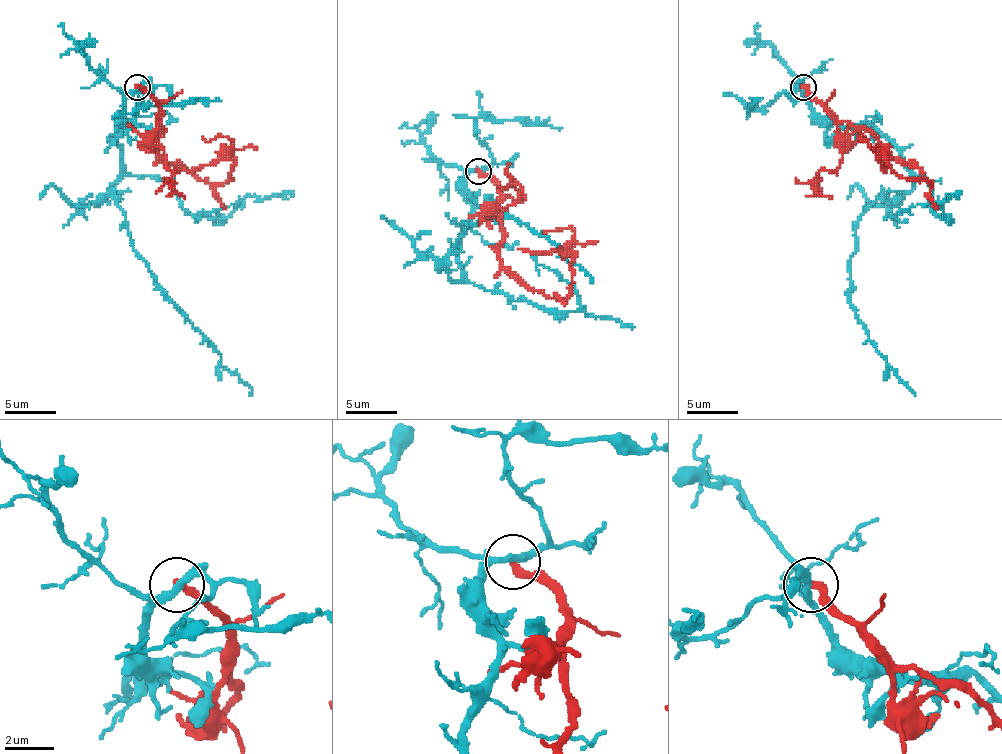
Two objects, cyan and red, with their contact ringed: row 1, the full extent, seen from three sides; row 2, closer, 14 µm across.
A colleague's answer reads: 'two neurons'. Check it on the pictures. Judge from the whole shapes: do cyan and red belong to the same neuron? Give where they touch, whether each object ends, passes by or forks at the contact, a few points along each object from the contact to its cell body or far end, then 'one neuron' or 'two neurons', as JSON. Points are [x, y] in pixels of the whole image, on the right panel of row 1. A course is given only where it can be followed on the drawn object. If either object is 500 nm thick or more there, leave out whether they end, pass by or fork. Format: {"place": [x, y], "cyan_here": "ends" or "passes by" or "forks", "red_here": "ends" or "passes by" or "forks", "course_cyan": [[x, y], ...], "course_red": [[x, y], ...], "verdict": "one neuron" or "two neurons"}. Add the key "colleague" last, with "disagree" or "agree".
{"place": [803, 87], "cyan_here": "passes by", "red_here": "ends", "course_cyan": [[803, 87], [821, 118], [876, 129], [909, 173], [912, 188], [860, 217], [850, 289], [855, 317], [914, 395]], "course_red": [[803, 87], [840, 121], [863, 126], [933, 183], [902, 178], [881, 152], [860, 137], [863, 142], [865, 137]], "verdict": "two neurons", "colleague": "agree"}

